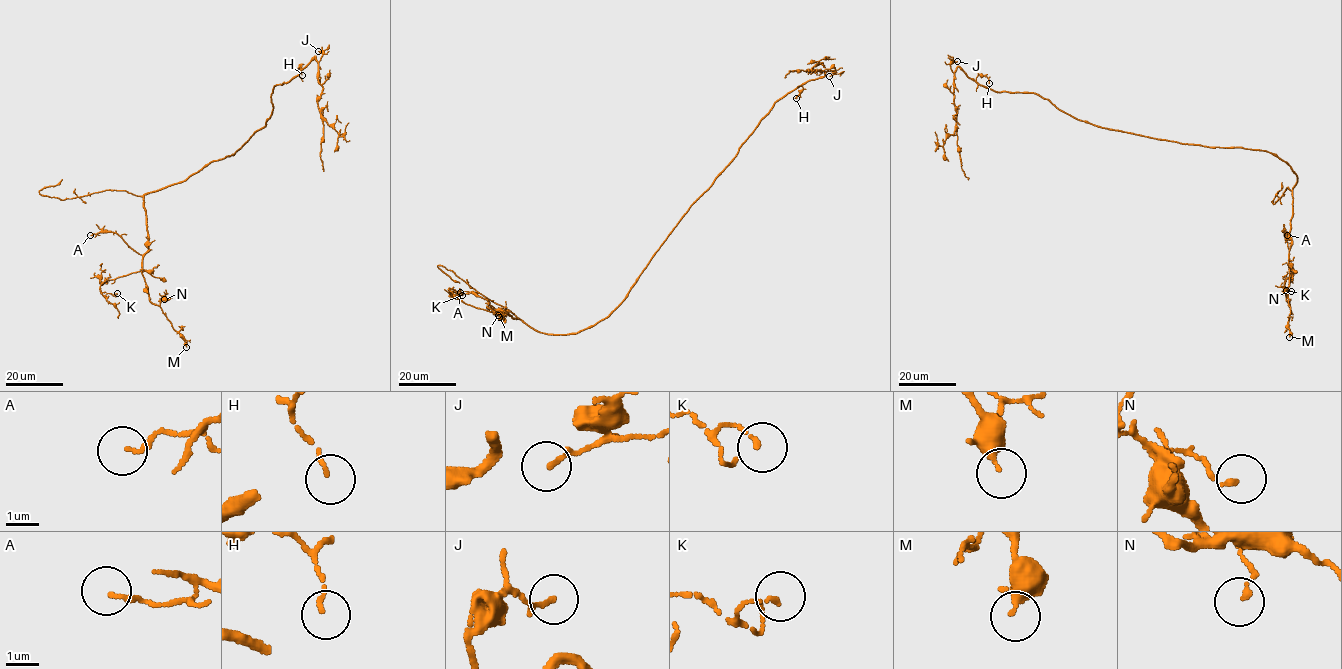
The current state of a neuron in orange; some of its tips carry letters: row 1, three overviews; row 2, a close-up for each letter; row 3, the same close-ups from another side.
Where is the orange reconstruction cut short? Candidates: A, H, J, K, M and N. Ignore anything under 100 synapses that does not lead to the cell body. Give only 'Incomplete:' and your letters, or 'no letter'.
Incomplete: no letter

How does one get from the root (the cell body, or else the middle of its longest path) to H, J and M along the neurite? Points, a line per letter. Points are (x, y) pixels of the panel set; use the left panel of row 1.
H: (243, 145), (264, 127), (269, 118), (273, 86), (290, 82), (297, 76), (301, 65), (298, 70), (302, 75)
J: (243, 145), (264, 127), (269, 118), (273, 86), (290, 82), (315, 56), (318, 62), (322, 52), (318, 51)
M: (243, 145), (182, 181), (144, 196), (148, 246), (141, 274), (149, 299), (186, 347)

